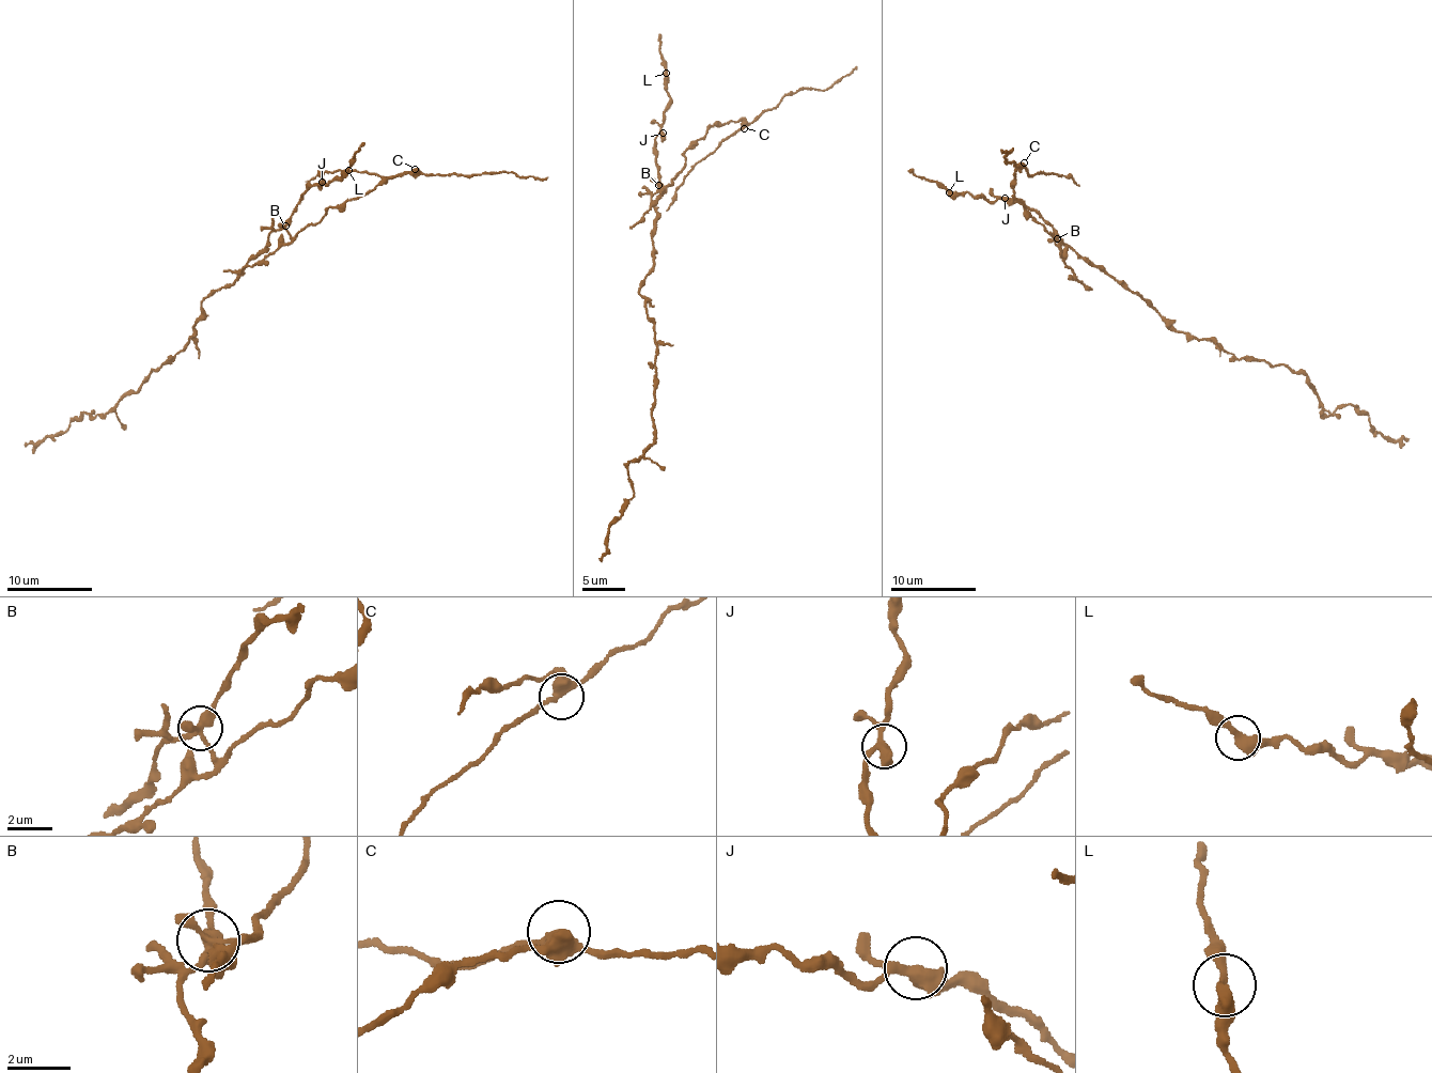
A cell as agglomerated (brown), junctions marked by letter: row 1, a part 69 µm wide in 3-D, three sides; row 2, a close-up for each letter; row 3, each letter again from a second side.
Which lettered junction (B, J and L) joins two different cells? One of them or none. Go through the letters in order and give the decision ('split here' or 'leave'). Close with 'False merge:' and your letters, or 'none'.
B: split here
J: leave
L: leave
False merge: B

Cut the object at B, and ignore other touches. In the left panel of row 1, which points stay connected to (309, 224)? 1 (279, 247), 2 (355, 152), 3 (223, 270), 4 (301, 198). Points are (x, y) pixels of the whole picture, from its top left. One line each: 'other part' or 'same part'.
1: same part
2: other part
3: same part
4: other part

